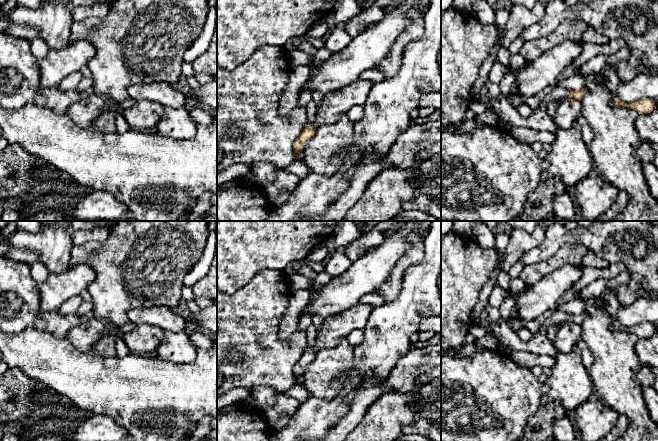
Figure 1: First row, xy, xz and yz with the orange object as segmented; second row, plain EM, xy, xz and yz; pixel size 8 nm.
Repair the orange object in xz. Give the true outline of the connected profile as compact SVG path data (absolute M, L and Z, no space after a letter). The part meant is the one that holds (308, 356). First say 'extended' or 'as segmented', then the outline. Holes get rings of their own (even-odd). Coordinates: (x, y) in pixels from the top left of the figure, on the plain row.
extended; M311 325L307 331L308 348L305 350L301 358L295 363L293 368L293 374L294 374L296 383L298 383L298 378L303 375L306 367L310 363L312 363L312 361L314 360L316 356L316 353L313 351L316 335L317 335L316 329L313 325Z

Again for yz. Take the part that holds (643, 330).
as segmented; M615 321L615 329L617 330L623 330L628 331L631 333L636 334L639 338L646 338L652 336L654 333L656 333L655 324L653 323L641 323L637 326L628 328L623 325L621 325L618 321Z

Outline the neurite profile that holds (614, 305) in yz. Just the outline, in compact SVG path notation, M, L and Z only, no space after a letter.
M612 289L608 293L607 300L608 300L608 306L607 306L608 313L610 314L611 318L614 321L617 321L617 312L621 308L621 305L614 289Z

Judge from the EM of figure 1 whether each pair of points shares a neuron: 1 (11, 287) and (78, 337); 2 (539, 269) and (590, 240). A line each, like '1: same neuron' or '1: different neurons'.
1: different neurons
2: different neurons

